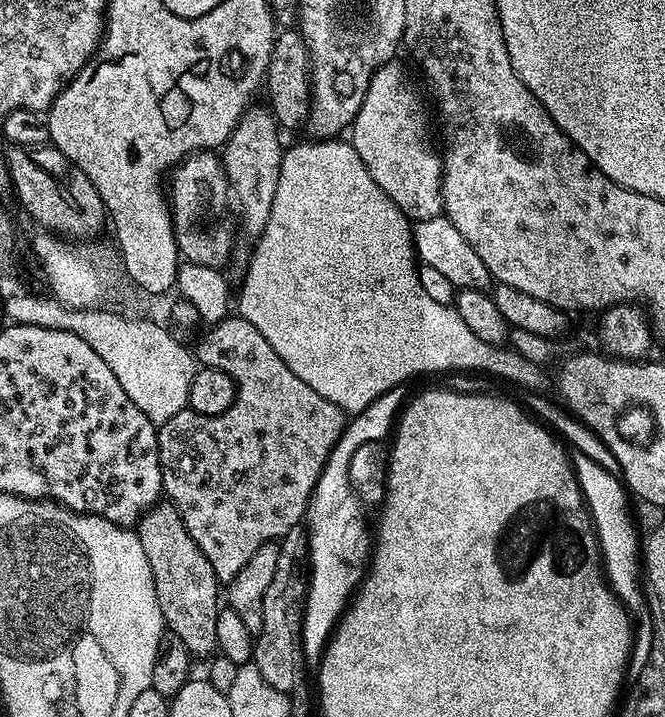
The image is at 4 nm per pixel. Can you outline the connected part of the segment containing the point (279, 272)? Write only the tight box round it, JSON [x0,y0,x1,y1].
[239,138,544,414]

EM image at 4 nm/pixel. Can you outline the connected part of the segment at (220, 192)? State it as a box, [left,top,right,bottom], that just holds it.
[166,150,234,269]

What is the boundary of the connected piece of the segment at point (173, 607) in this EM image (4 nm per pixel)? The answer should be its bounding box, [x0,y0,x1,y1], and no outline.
[138,502,218,657]

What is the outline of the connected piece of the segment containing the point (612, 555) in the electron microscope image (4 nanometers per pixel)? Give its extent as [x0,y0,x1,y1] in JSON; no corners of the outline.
[569,449,646,612]

